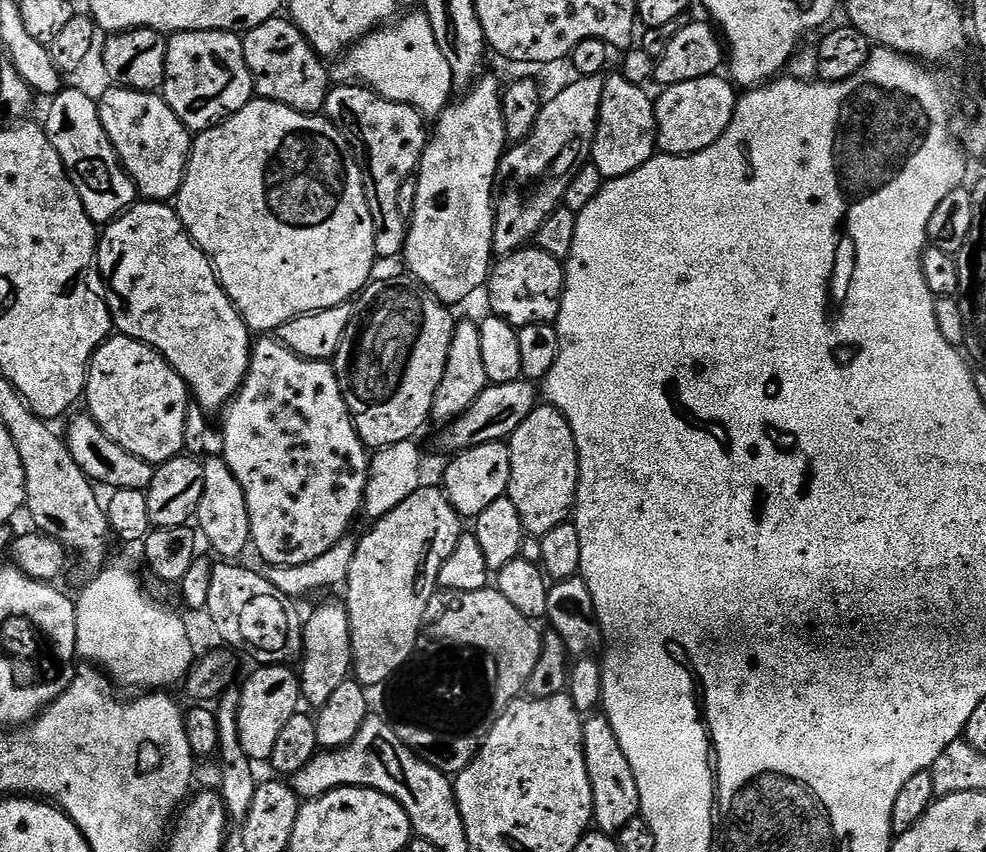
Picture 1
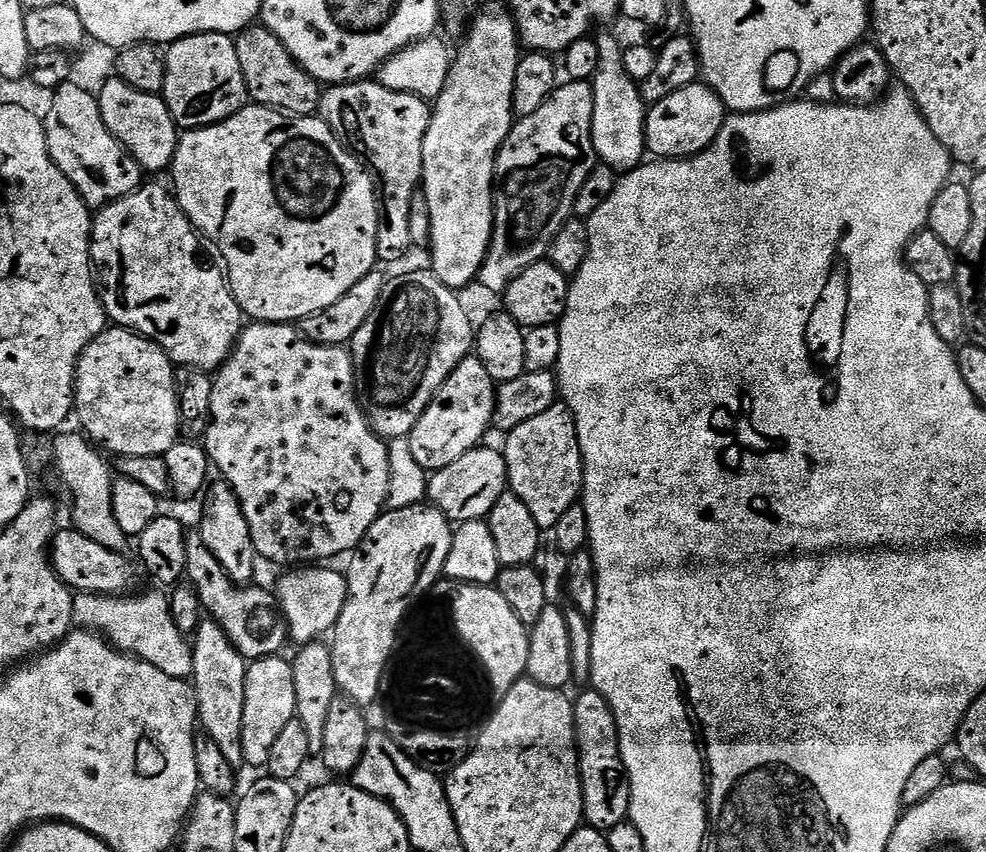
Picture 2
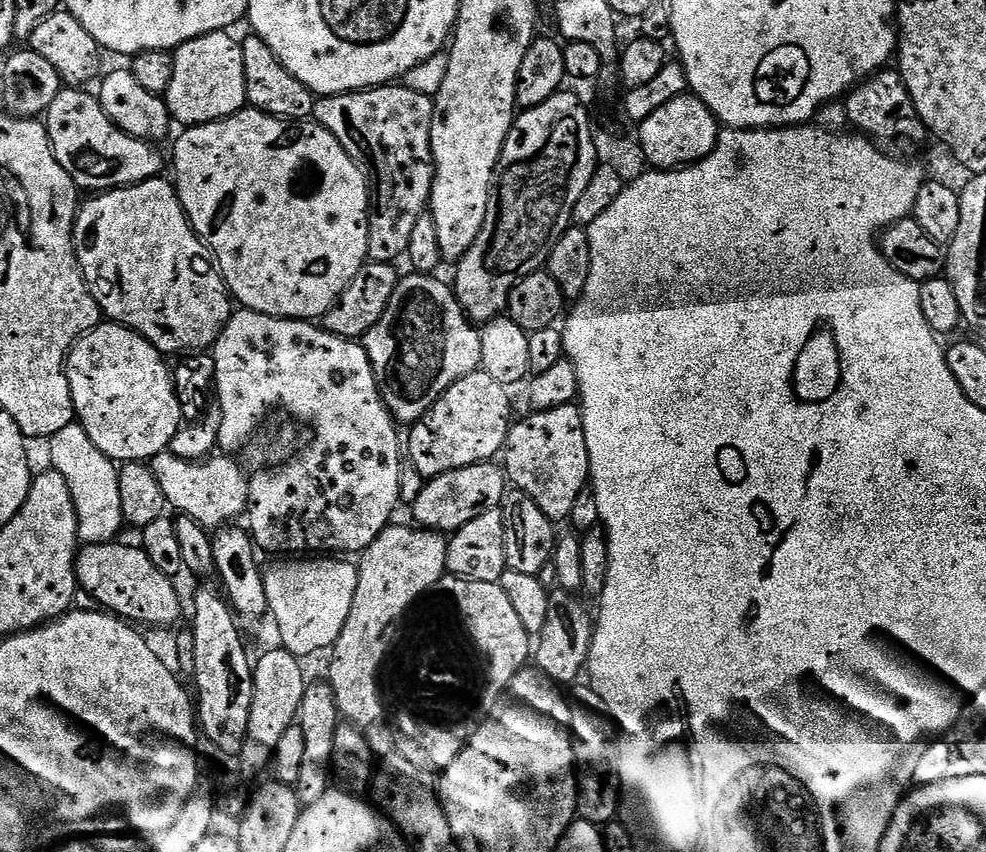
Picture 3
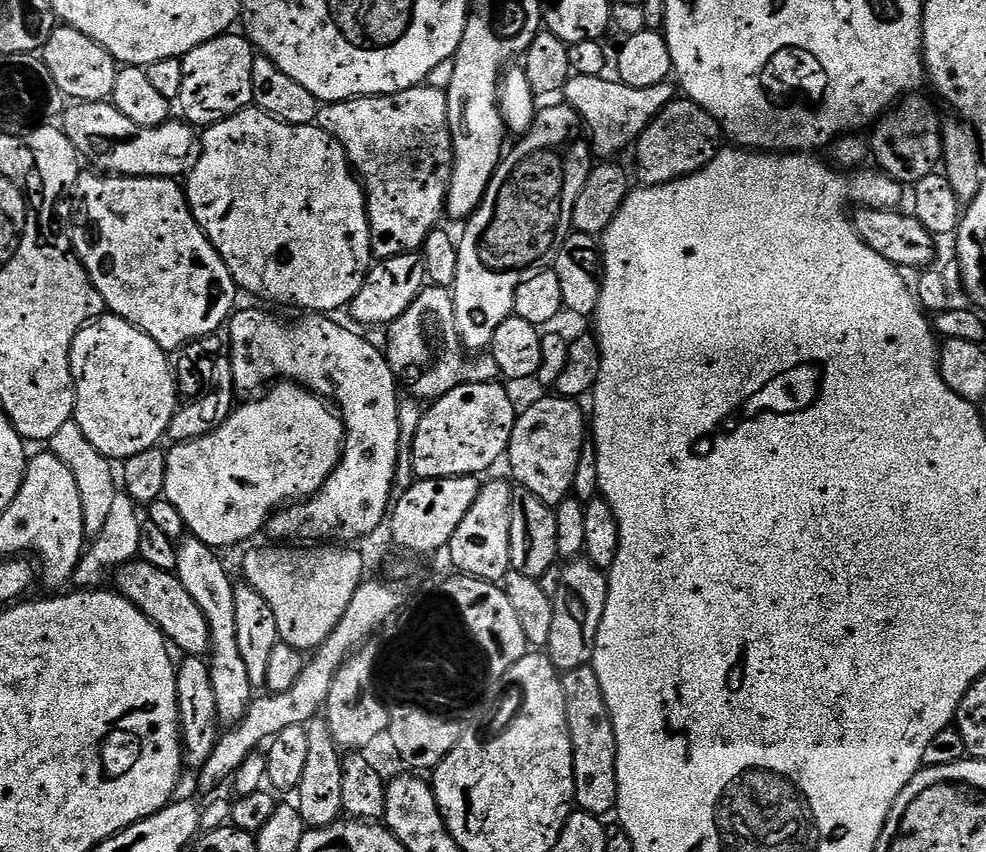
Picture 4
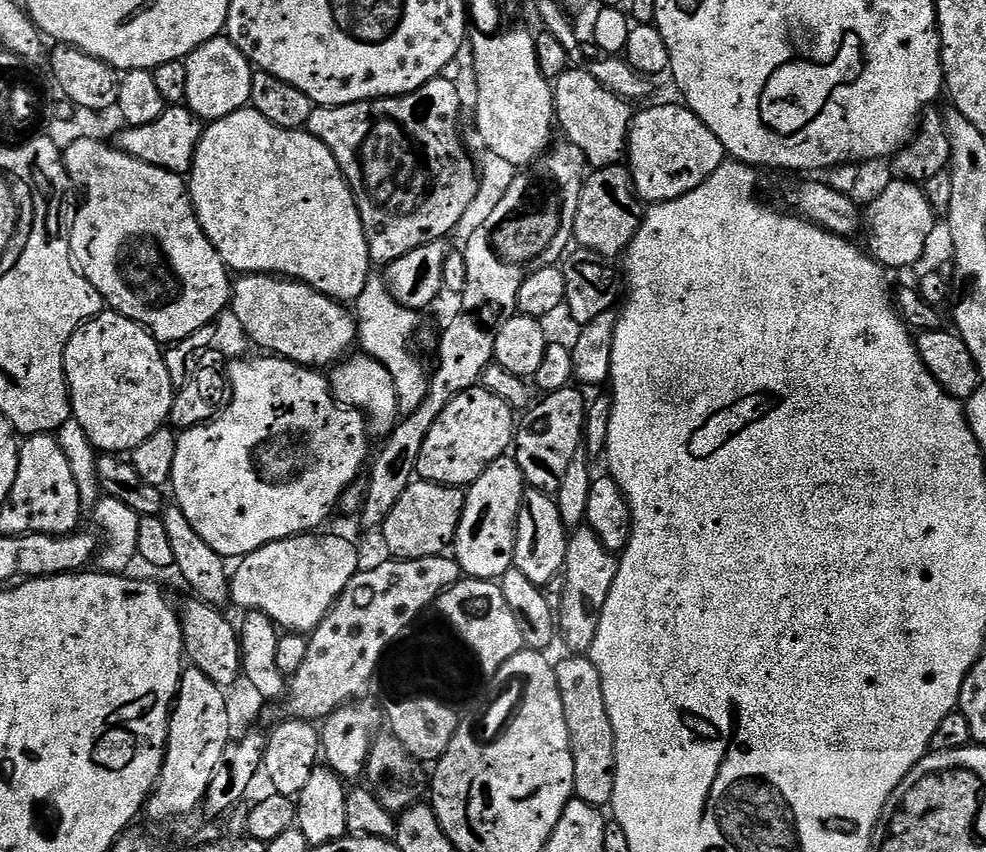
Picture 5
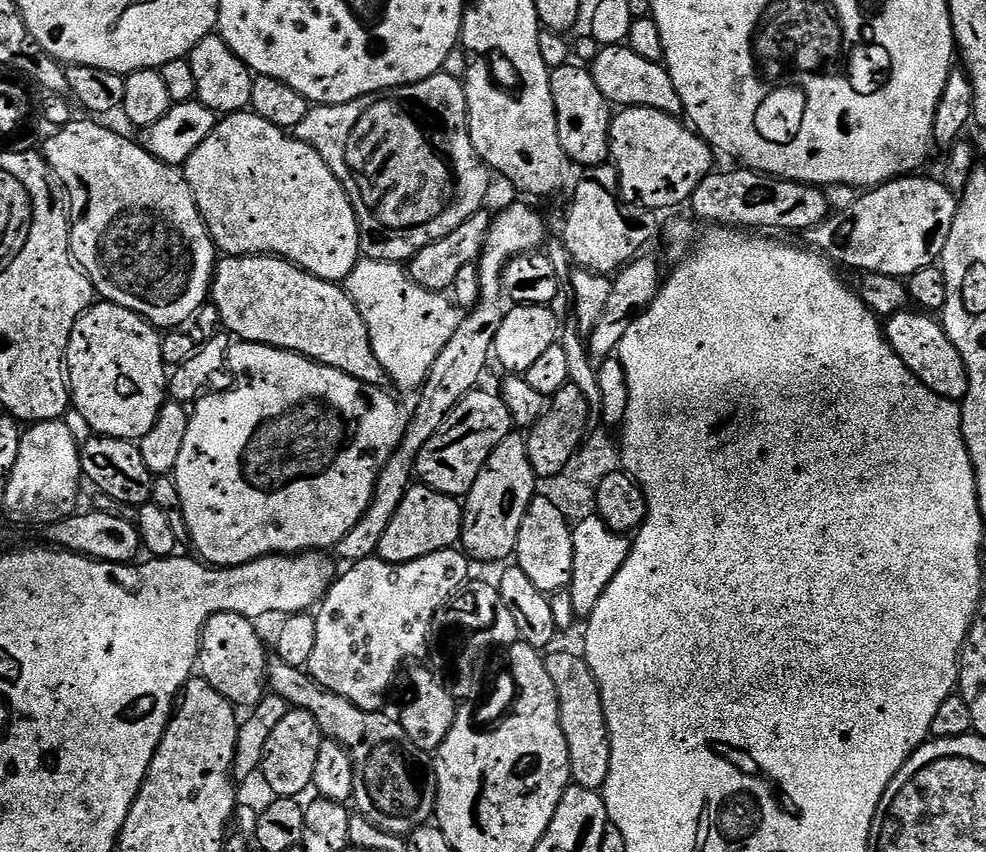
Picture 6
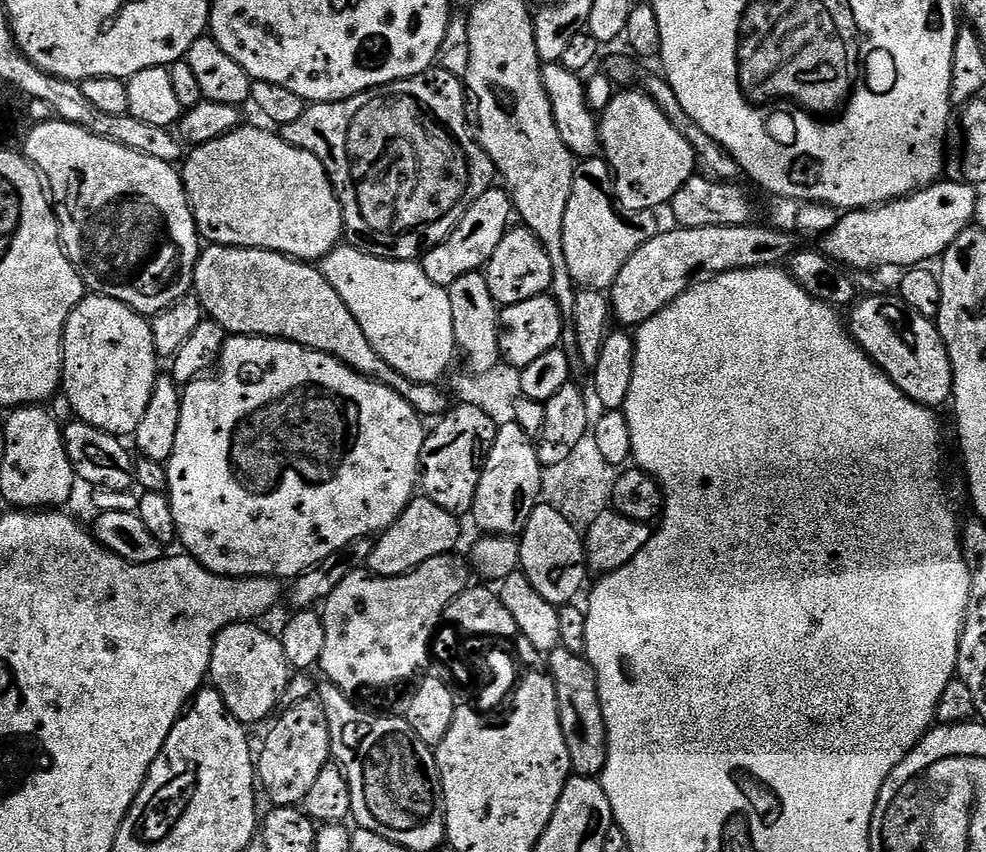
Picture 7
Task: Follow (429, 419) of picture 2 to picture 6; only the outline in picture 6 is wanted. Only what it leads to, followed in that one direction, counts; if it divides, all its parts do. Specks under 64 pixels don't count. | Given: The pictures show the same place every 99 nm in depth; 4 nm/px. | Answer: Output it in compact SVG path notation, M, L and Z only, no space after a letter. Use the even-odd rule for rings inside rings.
M480 391L467 392L454 410L450 410L442 426L438 426L434 438L422 446L416 460L415 475L423 487L433 488L447 496L467 497L498 442L513 435L512 415L503 399L497 393L495 396L492 392Z

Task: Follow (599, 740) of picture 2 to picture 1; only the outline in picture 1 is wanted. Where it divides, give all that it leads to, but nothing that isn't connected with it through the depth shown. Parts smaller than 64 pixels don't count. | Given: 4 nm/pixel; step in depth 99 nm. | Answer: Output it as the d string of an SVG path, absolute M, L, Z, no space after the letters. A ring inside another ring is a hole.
M592 714L583 721L582 746L586 758L586 770L590 774L590 790L594 794L592 819L595 827L605 834L615 834L630 822L630 818L640 815L640 795L638 782L634 782L634 770L618 746L618 734L610 726L608 717L603 714Z

